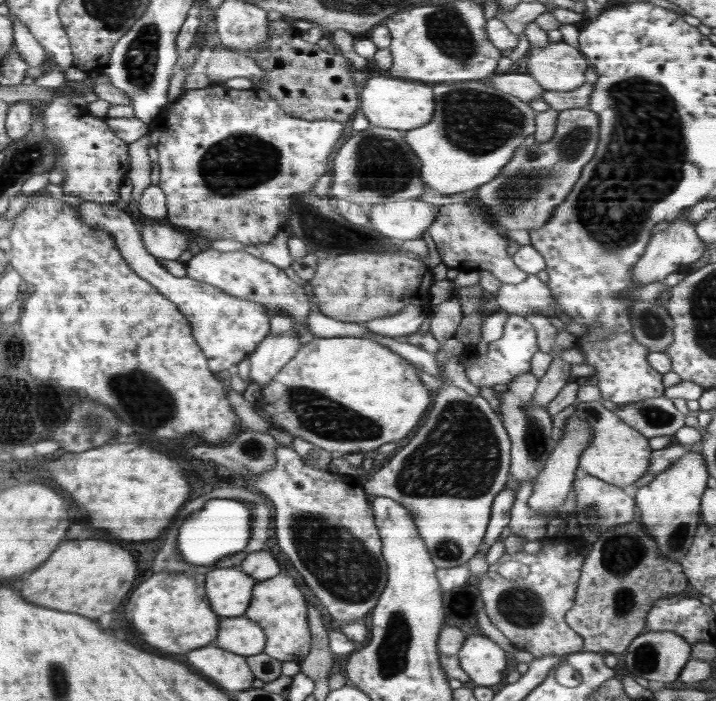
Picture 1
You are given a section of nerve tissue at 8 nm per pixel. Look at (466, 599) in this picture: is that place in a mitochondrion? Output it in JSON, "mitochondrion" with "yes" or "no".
{"mitochondrion":"no"}

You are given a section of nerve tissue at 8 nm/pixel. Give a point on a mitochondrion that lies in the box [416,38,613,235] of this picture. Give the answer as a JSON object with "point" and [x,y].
{"point":[474,121]}

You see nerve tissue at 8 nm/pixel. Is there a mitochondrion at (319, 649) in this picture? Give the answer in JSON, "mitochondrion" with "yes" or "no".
{"mitochondrion":"no"}

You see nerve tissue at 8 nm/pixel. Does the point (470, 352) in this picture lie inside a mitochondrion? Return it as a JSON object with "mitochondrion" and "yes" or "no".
{"mitochondrion":"no"}

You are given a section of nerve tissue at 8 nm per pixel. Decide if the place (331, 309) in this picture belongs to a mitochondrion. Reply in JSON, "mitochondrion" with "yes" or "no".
{"mitochondrion":"no"}

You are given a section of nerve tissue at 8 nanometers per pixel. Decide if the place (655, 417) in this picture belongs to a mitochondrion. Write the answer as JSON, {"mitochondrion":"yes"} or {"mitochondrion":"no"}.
{"mitochondrion":"yes"}

